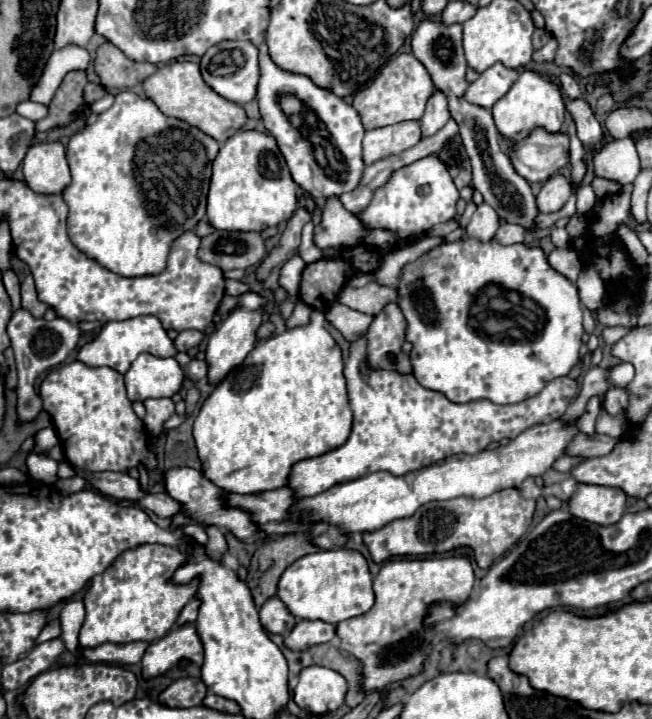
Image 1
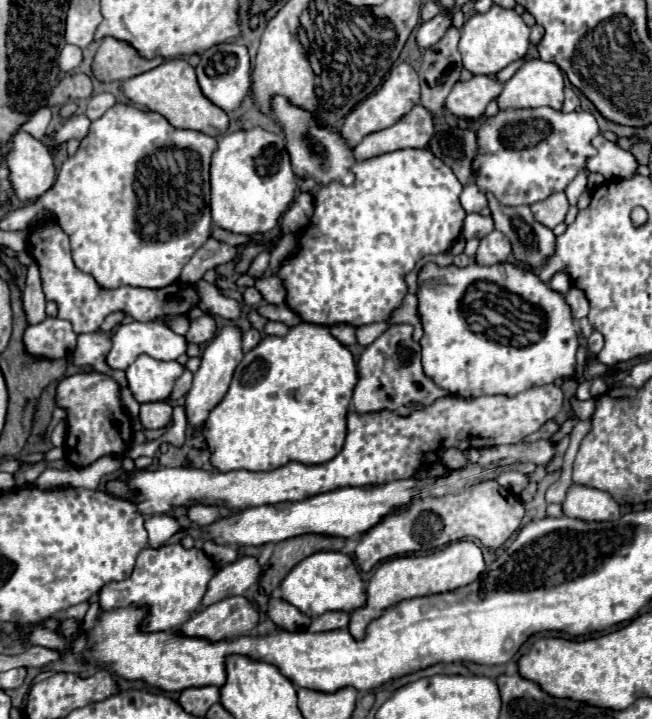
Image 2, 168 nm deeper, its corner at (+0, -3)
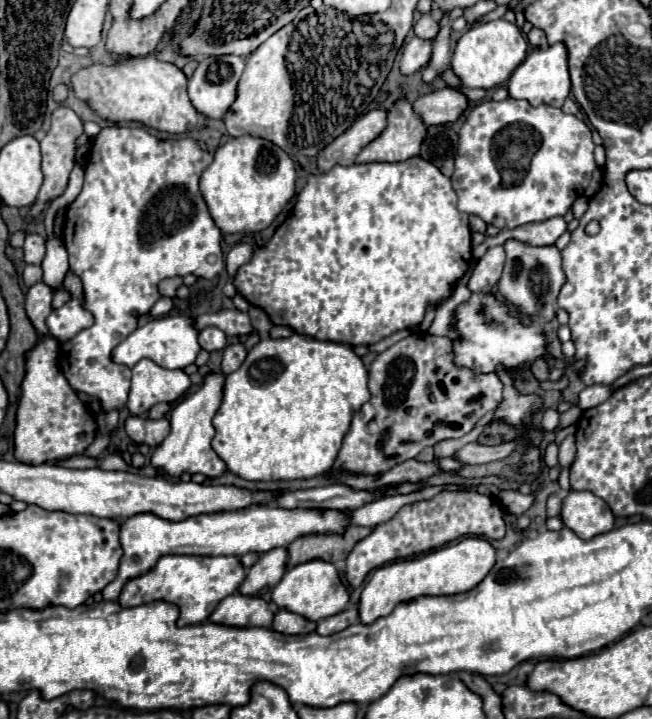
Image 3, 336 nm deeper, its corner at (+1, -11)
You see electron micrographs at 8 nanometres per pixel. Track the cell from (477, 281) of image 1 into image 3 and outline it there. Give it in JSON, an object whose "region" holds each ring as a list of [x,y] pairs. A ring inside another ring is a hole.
{"region":[[[473,294],[469,302],[461,304],[457,308],[457,330],[461,332],[461,340],[453,340],[453,348],[455,348],[455,362],[459,366],[471,366],[479,372],[495,372],[497,364],[503,364],[505,368],[529,368],[529,364],[543,356],[545,348],[547,348],[547,338],[541,334],[541,326],[533,326],[533,324],[525,324],[525,320],[521,316],[515,316],[503,302],[497,302],[493,296],[489,294]]]}

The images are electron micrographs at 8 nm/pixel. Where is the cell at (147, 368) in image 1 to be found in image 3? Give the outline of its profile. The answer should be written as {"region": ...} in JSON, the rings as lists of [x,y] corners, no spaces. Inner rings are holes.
{"region":[[[141,360],[133,366],[131,392],[127,410],[135,416],[145,416],[159,402],[173,404],[189,390],[191,380],[183,370],[167,370],[153,360]]]}

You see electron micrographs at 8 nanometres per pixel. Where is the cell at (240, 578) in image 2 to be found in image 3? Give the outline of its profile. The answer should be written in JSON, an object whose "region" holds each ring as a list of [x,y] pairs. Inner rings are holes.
{"region":[[[273,548],[271,552],[265,552],[259,562],[255,562],[249,572],[245,582],[241,584],[239,592],[245,596],[261,596],[265,594],[273,584],[277,584],[285,570],[287,570],[287,548]]]}

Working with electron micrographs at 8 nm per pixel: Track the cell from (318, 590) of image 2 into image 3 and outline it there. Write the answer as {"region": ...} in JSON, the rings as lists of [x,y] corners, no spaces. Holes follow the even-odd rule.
{"region":[[[311,560],[311,562],[303,562],[293,566],[291,570],[285,572],[285,576],[281,578],[281,582],[275,586],[271,600],[279,606],[285,608],[289,612],[301,614],[307,620],[321,620],[333,614],[339,614],[345,610],[347,602],[349,602],[349,594],[345,590],[345,586],[341,584],[339,572],[331,562],[323,562],[323,560]]]}

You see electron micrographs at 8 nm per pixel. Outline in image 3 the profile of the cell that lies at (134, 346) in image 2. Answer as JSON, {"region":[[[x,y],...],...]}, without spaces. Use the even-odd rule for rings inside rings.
{"region":[[[167,314],[161,318],[147,320],[145,326],[139,326],[133,334],[129,334],[115,350],[113,350],[113,360],[117,364],[125,366],[135,366],[139,360],[149,358],[155,364],[163,368],[185,368],[195,362],[201,346],[197,342],[199,330],[195,328],[195,316],[185,316],[185,314]]]}

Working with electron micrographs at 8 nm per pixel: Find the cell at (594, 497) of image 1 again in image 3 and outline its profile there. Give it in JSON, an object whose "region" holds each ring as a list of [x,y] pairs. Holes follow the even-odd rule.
{"region":[[[589,490],[569,492],[569,496],[563,500],[561,520],[583,540],[591,540],[603,532],[609,532],[615,524],[615,516],[607,502]]]}

